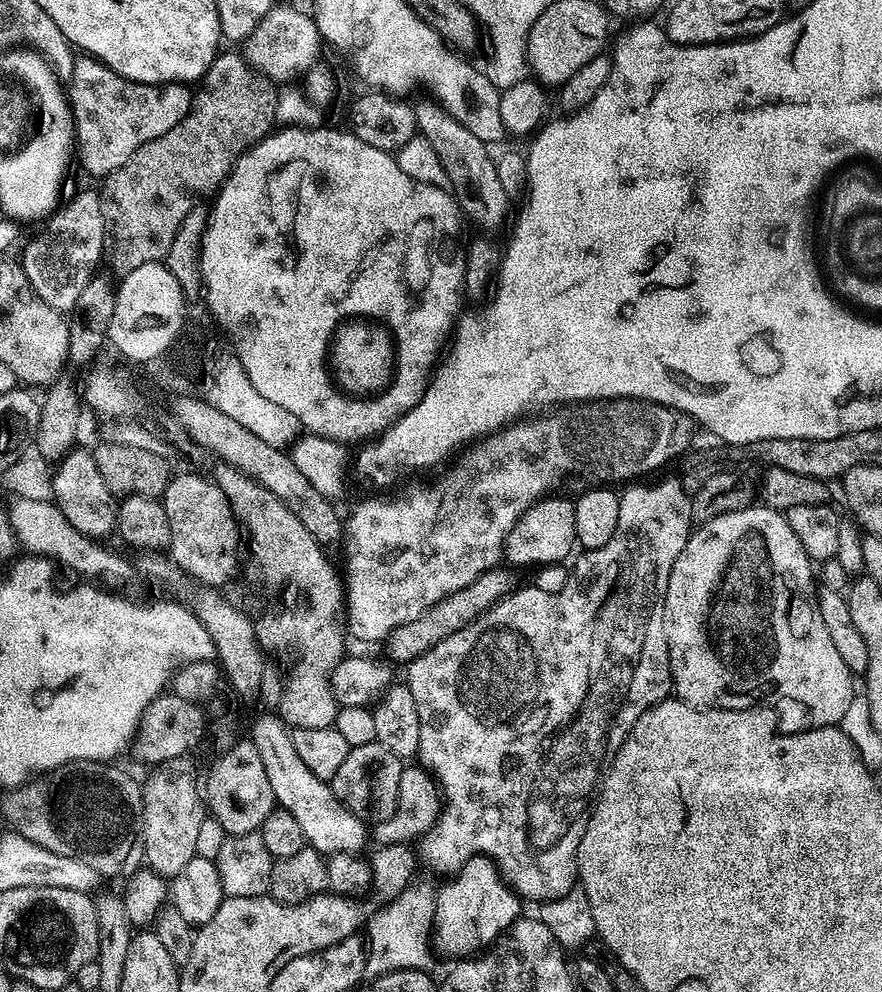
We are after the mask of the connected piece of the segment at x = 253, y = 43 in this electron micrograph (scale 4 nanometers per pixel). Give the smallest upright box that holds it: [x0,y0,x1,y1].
[246,6,322,82]

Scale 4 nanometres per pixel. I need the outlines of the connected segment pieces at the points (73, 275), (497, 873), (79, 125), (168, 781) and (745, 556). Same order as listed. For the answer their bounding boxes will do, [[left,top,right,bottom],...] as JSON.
[[20,188,108,314],[434,856,521,958],[66,54,194,178],[142,766,206,878],[664,506,854,725]]

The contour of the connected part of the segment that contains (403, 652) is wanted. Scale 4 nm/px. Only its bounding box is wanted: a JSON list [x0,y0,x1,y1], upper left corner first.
[390,568,514,662]

